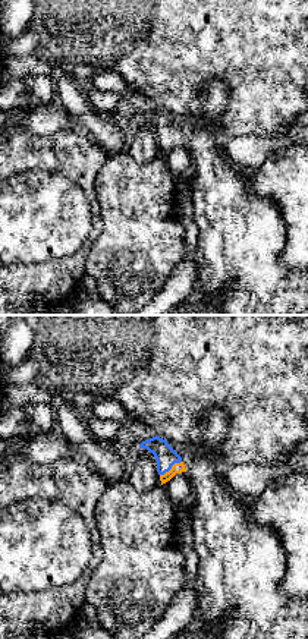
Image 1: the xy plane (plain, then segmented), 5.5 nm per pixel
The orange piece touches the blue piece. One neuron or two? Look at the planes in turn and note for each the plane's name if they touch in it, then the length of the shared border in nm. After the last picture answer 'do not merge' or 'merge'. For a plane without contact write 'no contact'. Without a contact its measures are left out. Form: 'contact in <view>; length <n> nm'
contact in xy; length 150 nm

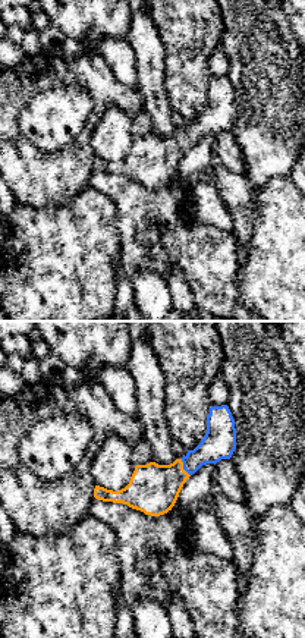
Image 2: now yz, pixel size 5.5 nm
contact in yz; length 110 nm

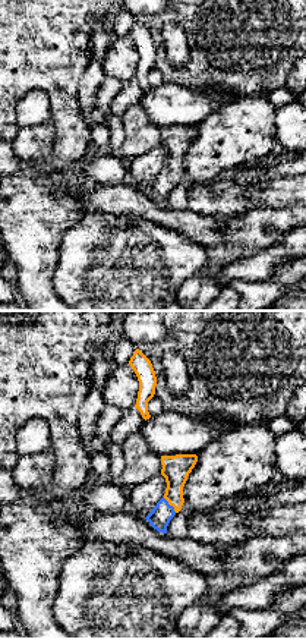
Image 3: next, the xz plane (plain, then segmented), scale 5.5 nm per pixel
contact in xz; length 110 nm

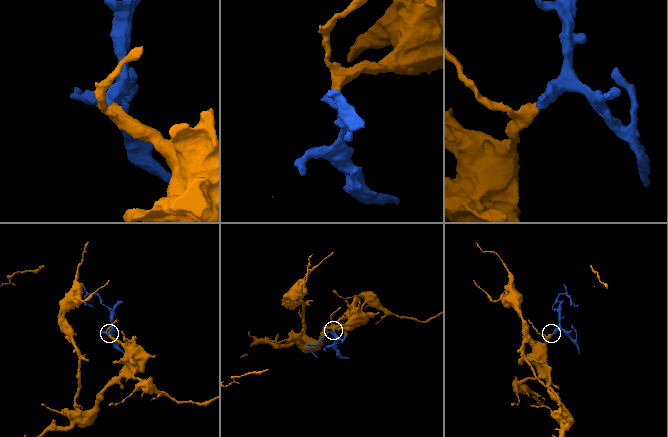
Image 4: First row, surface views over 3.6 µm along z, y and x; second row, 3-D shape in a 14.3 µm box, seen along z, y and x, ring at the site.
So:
merge

